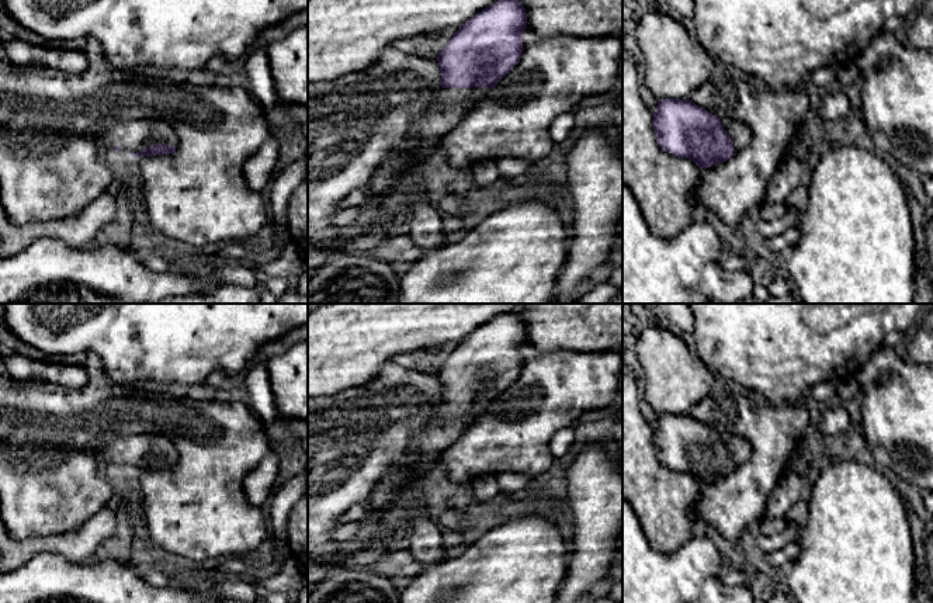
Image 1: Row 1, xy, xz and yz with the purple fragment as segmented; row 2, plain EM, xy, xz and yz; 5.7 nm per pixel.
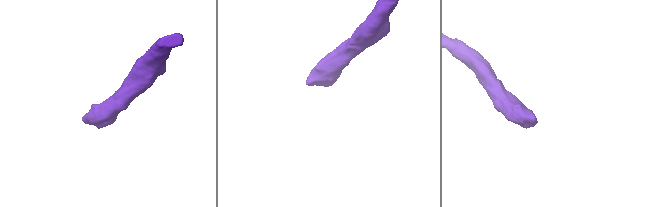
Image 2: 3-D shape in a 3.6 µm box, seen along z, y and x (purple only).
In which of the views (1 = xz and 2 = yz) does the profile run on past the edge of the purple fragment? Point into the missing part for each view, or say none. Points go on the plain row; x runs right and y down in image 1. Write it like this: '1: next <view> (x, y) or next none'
1: next xz (443, 429)
2: next yz (739, 449)

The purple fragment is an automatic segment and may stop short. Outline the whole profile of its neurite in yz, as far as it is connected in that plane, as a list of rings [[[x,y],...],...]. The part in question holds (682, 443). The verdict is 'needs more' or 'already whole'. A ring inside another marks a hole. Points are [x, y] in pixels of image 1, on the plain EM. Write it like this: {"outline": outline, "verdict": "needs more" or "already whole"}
{"outline": [[[689,413],[658,415],[653,444],[660,464],[691,474],[700,484],[724,478],[752,453],[738,434],[718,433]]], "verdict": "needs more"}

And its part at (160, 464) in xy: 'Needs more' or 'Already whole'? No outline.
Needs more

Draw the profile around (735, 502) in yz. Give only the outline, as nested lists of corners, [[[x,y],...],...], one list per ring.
[[[717,378],[708,395],[694,405],[689,415],[718,433],[738,434],[752,447],[749,460],[724,478],[701,484],[700,498],[694,506],[694,521],[698,527],[708,523],[726,540],[740,543],[745,529],[756,530],[763,520],[767,498],[784,474],[787,460],[794,454],[801,439],[808,436],[811,420],[808,409],[801,405],[773,405],[748,392],[735,382]]]

